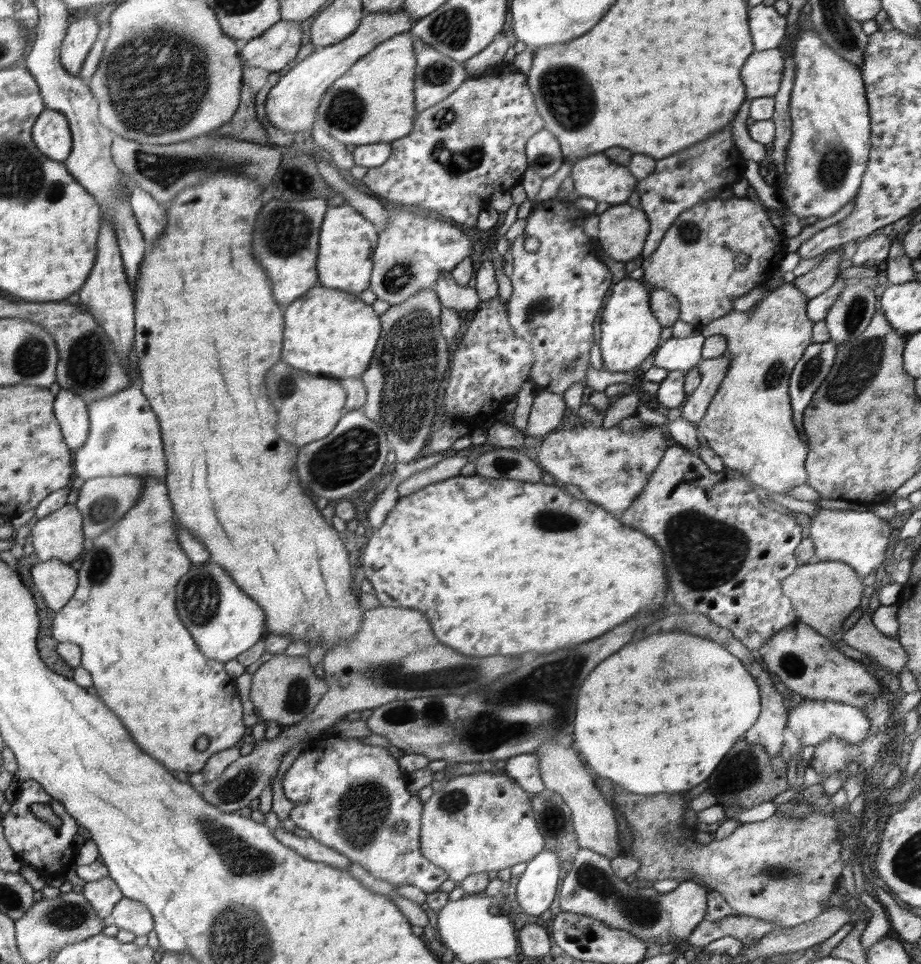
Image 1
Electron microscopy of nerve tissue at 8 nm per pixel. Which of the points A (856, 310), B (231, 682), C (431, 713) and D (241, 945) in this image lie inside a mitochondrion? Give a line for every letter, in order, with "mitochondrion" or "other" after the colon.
A: mitochondrion
B: other
C: mitochondrion
D: mitochondrion

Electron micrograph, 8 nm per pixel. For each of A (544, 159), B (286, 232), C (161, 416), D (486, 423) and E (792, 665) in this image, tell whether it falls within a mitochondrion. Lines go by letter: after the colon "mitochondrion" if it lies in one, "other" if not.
A: mitochondrion
B: mitochondrion
C: other
D: other
E: mitochondrion

